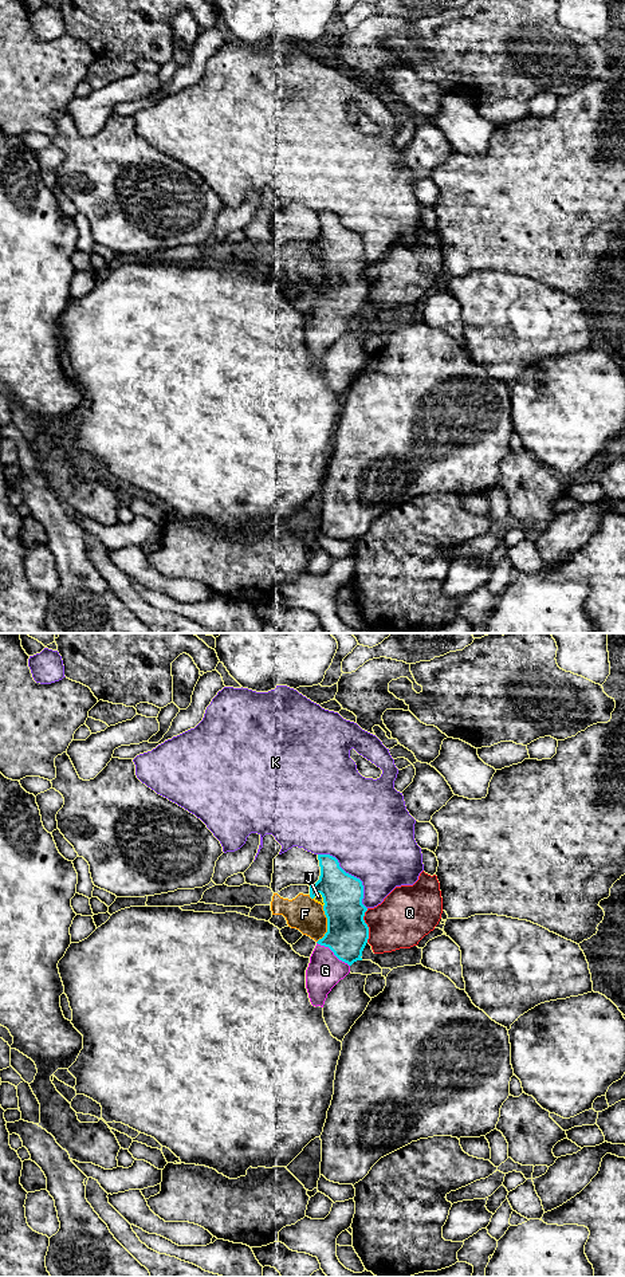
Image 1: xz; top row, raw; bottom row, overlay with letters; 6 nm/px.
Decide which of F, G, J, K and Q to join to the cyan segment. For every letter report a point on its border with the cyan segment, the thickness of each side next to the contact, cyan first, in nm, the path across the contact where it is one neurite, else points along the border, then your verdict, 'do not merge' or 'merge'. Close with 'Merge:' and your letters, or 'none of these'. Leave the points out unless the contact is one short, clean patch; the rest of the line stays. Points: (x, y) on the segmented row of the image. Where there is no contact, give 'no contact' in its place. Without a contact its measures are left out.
F: meets cyan in xz at (327, 924); 240 nm thick on the cyan side, 200 nm on the other; do not merge
G: meets cyan in xz at (333, 951); 240 nm thick on the cyan side, 220 nm on the other; runs through xz (348, 934), (333, 951), (325, 970); merge
J: meets cyan in xz at (323, 899); 240 nm thick on the cyan side, 50 nm on the other; merge
K: meets cyan in xz at (350, 875); 240 nm thick on the cyan side, 500 nm on the other; do not merge
Q: meets cyan in xz at (366, 926); 240 nm thick on the cyan side, 320 nm on the other; do not merge
Merge: G, J

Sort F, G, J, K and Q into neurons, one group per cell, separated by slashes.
F / G J / K / Q

